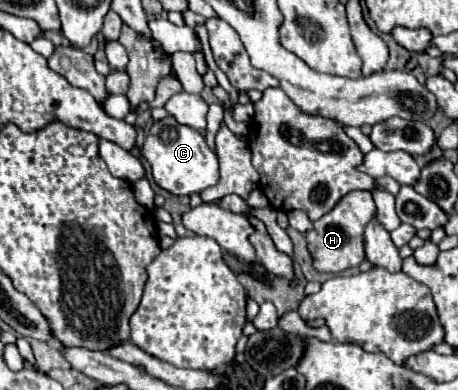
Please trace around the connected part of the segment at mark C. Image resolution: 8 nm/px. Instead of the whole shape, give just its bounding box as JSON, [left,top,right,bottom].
[140,115,218,195]

